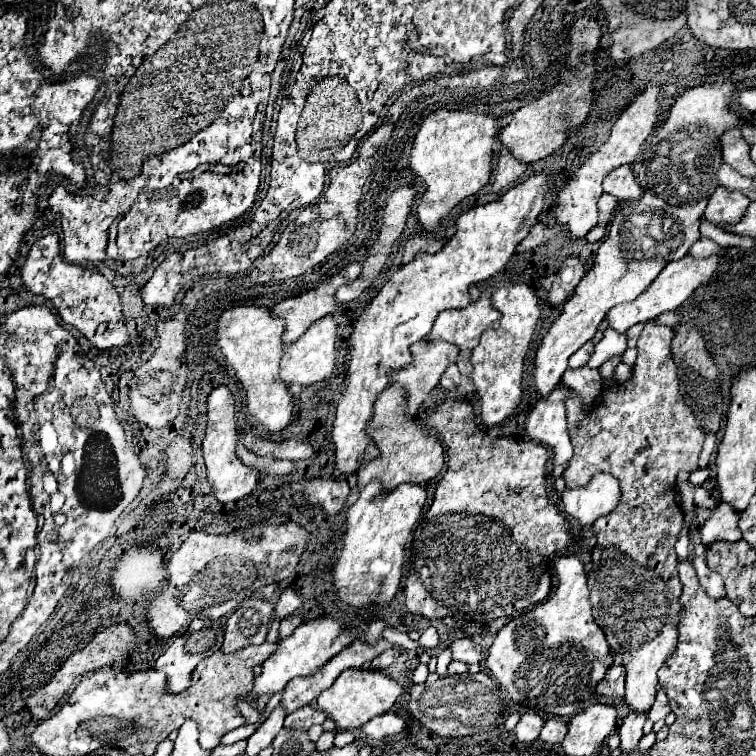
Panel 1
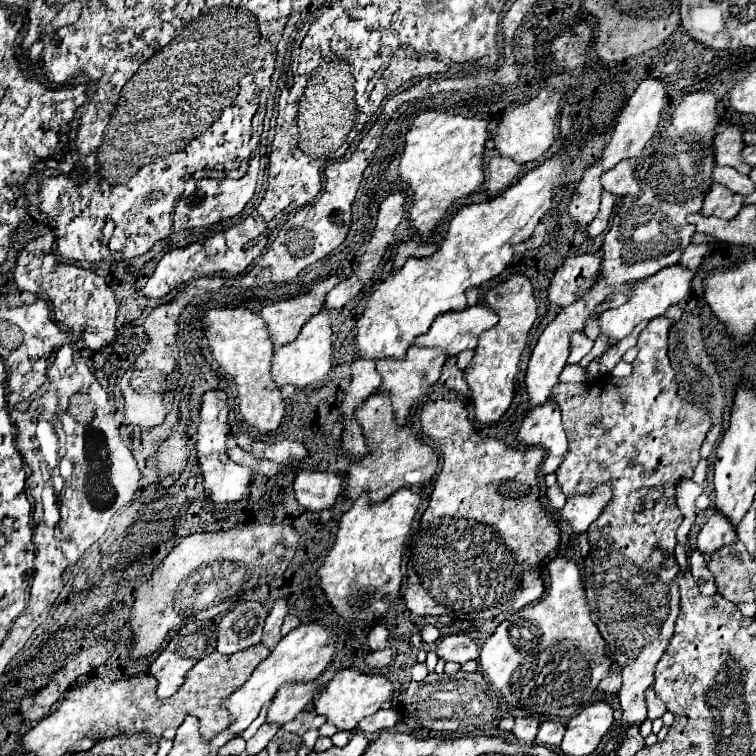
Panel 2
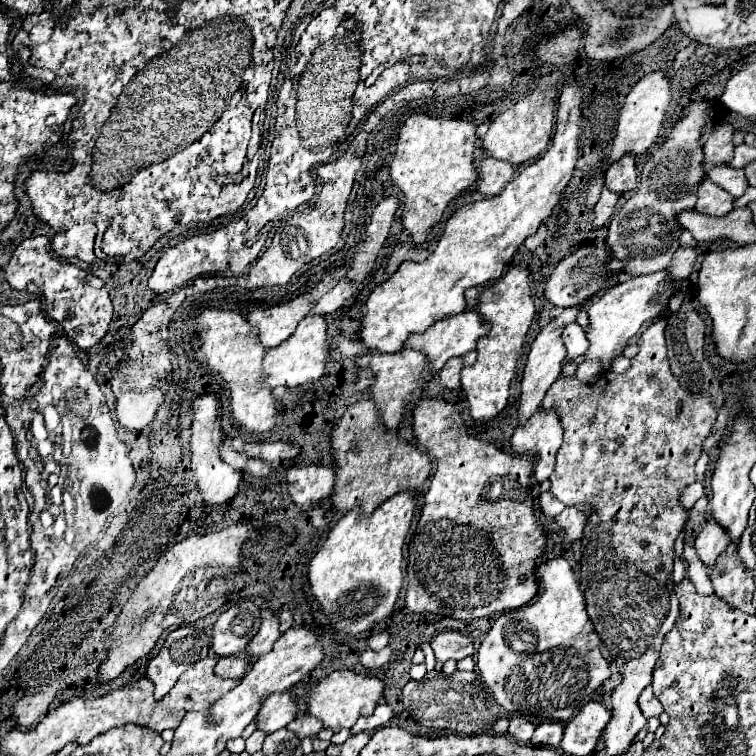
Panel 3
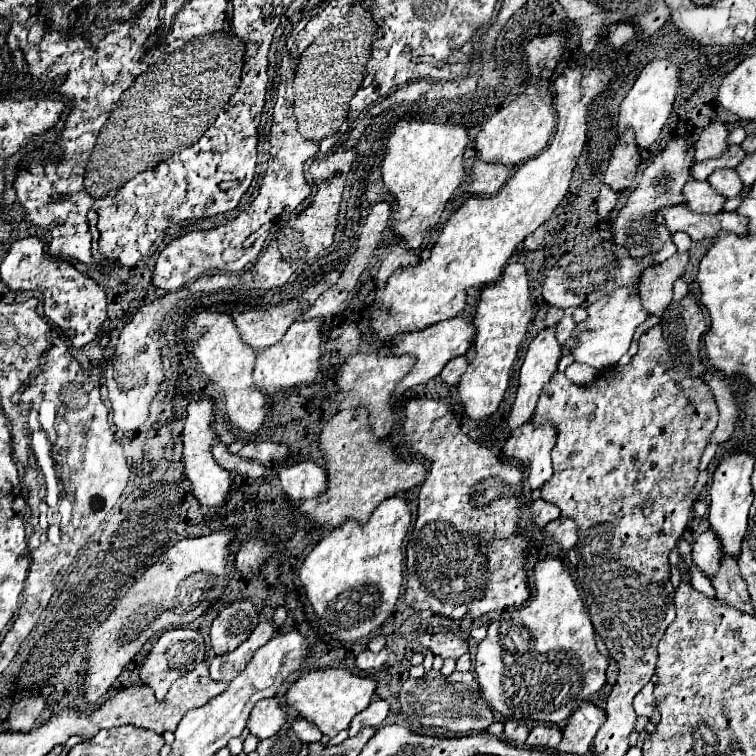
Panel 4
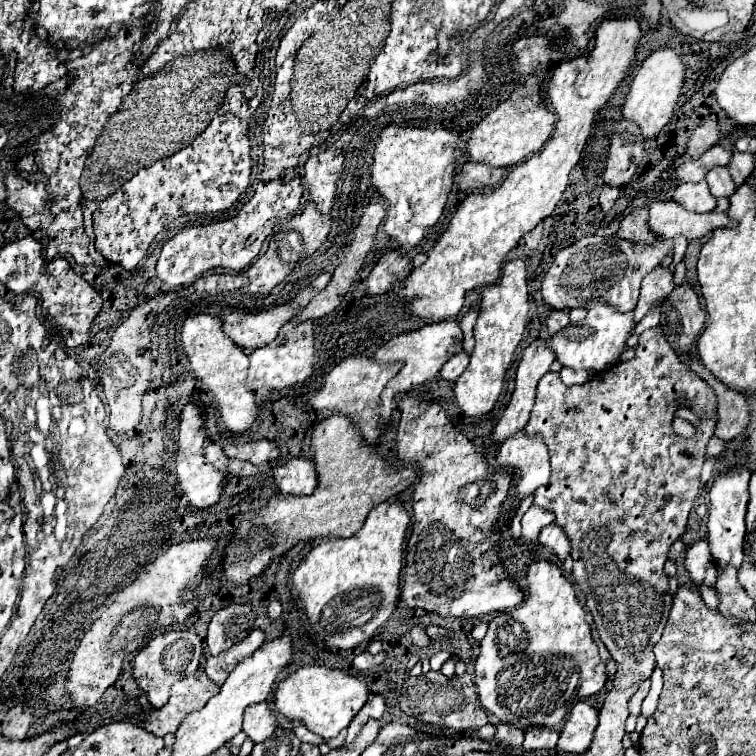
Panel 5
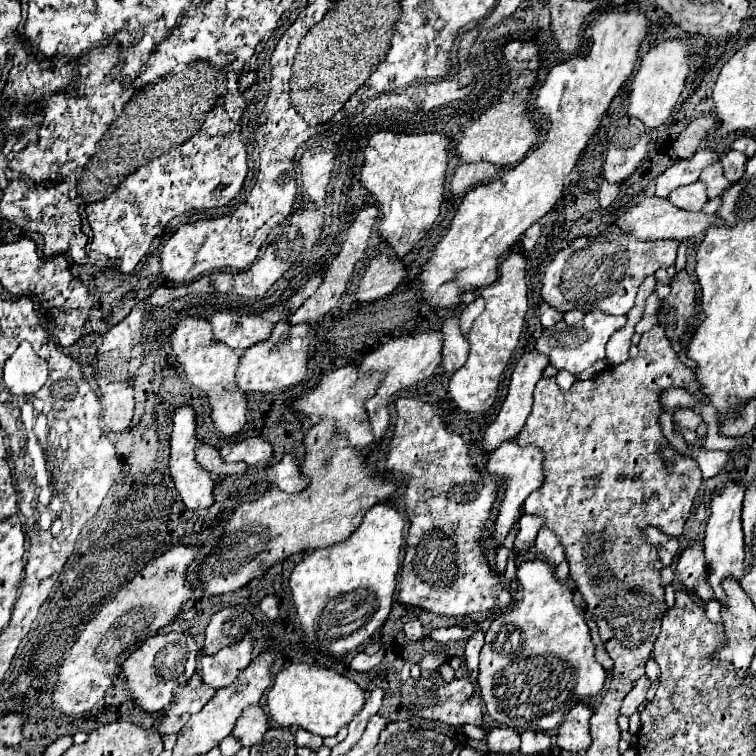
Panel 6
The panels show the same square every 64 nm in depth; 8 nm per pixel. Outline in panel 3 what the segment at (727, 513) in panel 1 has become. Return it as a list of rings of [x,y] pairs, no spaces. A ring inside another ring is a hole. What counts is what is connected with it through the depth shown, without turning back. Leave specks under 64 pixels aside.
[[[710,520],[704,530],[698,534],[696,542],[694,542],[694,548],[696,548],[696,554],[698,558],[704,562],[704,566],[712,568],[712,564],[716,564],[718,556],[724,552],[724,548],[728,546],[728,536],[726,532],[714,522]]]

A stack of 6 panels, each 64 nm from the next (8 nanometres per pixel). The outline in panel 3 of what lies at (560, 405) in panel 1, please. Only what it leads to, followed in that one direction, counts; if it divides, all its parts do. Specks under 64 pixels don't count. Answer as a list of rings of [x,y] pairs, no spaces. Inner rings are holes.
[[[554,410],[536,412],[530,420],[520,424],[510,446],[516,454],[532,454],[534,460],[534,482],[542,482],[554,472],[554,454],[562,444],[562,426]]]

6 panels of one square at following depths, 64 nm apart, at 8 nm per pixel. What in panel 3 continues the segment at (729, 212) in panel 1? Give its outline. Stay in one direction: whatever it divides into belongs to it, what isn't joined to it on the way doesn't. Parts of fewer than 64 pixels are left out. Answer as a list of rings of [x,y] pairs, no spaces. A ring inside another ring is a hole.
[[[704,178],[698,188],[696,188],[696,212],[708,214],[708,216],[724,216],[732,210],[732,196],[728,192],[724,192],[720,186],[716,186],[714,182],[710,182],[708,178]]]

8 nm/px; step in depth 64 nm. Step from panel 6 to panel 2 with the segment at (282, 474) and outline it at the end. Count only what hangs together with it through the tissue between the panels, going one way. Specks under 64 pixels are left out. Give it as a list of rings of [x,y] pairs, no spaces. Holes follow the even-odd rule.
[[[296,470],[294,494],[302,508],[320,512],[342,498],[342,478],[336,478],[336,474],[332,472]]]

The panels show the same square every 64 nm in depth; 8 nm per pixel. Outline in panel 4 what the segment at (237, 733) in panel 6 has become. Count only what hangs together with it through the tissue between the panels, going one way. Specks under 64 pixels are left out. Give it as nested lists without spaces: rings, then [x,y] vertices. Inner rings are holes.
[[[270,698],[254,704],[246,728],[250,730],[252,736],[256,736],[258,740],[264,740],[274,736],[284,722],[286,722],[286,712],[282,710],[282,700]]]

